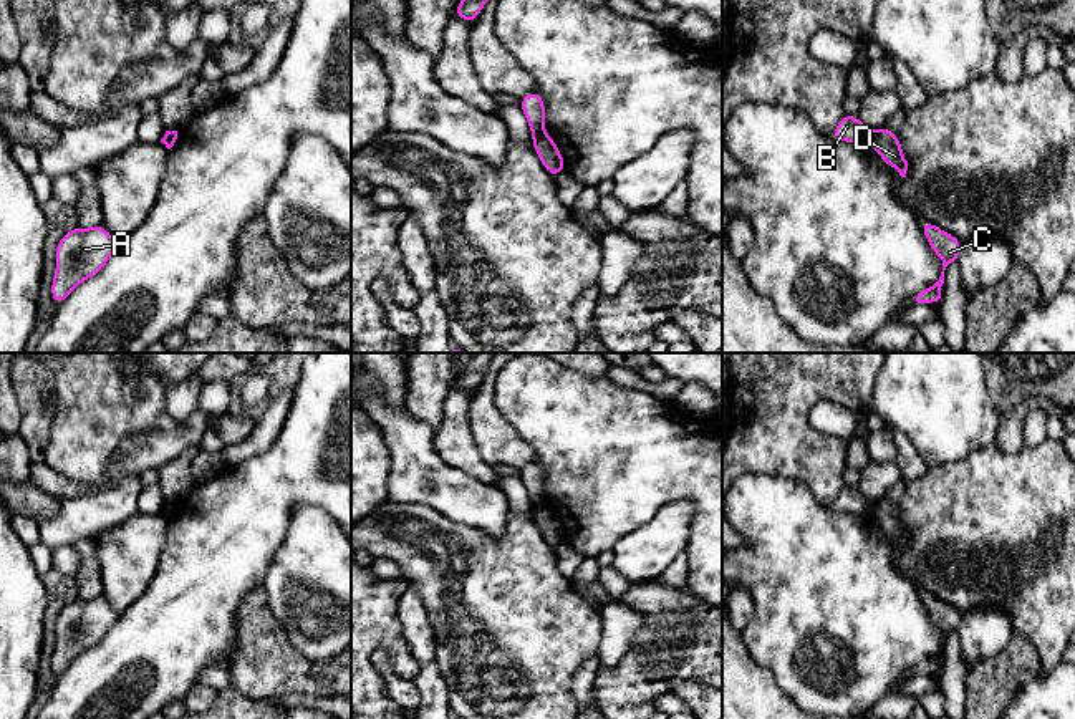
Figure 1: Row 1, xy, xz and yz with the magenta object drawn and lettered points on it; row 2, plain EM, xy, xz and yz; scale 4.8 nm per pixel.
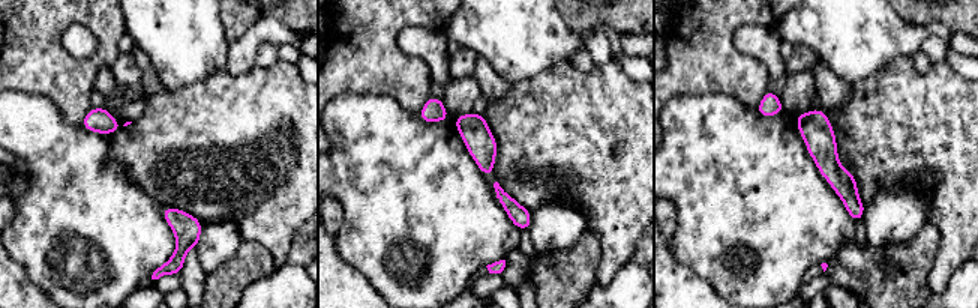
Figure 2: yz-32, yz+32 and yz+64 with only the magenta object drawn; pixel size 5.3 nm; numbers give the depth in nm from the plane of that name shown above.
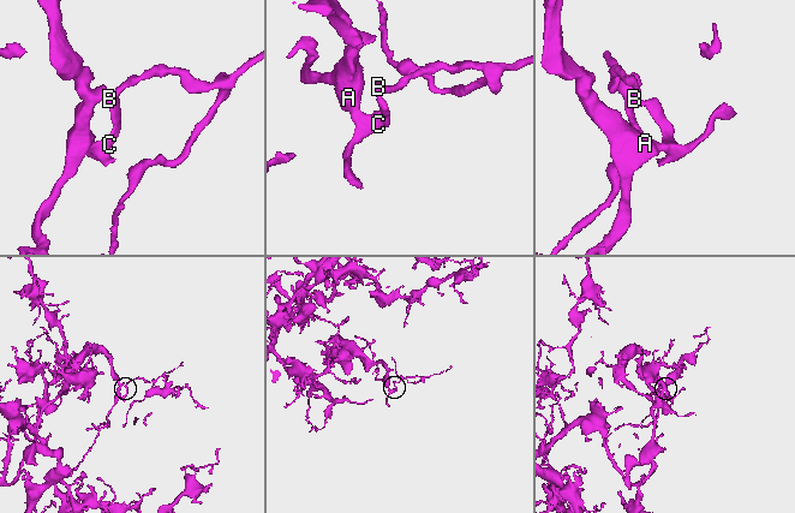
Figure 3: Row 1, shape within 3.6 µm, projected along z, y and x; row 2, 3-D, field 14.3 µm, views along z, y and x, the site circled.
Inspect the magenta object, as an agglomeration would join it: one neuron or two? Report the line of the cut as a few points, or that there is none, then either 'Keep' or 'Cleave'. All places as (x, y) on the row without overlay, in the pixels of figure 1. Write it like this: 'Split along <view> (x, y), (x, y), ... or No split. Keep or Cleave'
Split along yz (872, 502), (875, 517). Cleave

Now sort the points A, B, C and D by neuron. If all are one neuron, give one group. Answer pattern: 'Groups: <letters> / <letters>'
Groups: A C D / B

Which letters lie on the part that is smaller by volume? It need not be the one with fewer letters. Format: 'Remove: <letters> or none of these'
Remove: B

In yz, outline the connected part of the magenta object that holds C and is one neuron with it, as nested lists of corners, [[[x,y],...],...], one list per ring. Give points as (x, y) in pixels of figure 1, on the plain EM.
[[[921,591],[921,600],[929,613],[933,623],[942,631],[942,643],[939,651],[923,663],[911,668],[911,676],[933,676],[941,669],[941,658],[944,654],[944,641],[951,633],[957,633],[961,626],[961,611],[949,603],[941,601],[929,591]]]

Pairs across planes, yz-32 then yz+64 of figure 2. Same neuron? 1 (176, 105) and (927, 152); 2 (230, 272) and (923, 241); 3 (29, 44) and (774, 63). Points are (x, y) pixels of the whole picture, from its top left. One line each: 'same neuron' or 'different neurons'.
1: same neuron
2: same neuron
3: different neurons

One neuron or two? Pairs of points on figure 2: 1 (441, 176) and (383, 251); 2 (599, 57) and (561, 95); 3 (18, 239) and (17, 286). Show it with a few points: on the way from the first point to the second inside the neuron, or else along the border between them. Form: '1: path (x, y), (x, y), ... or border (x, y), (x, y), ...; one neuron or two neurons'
1: path (423, 194), (417, 200), (417, 217), (401, 233); one neuron
2: border (612, 57), (594, 66); two neurons
3: border (15, 262), (42, 289); two neurons

